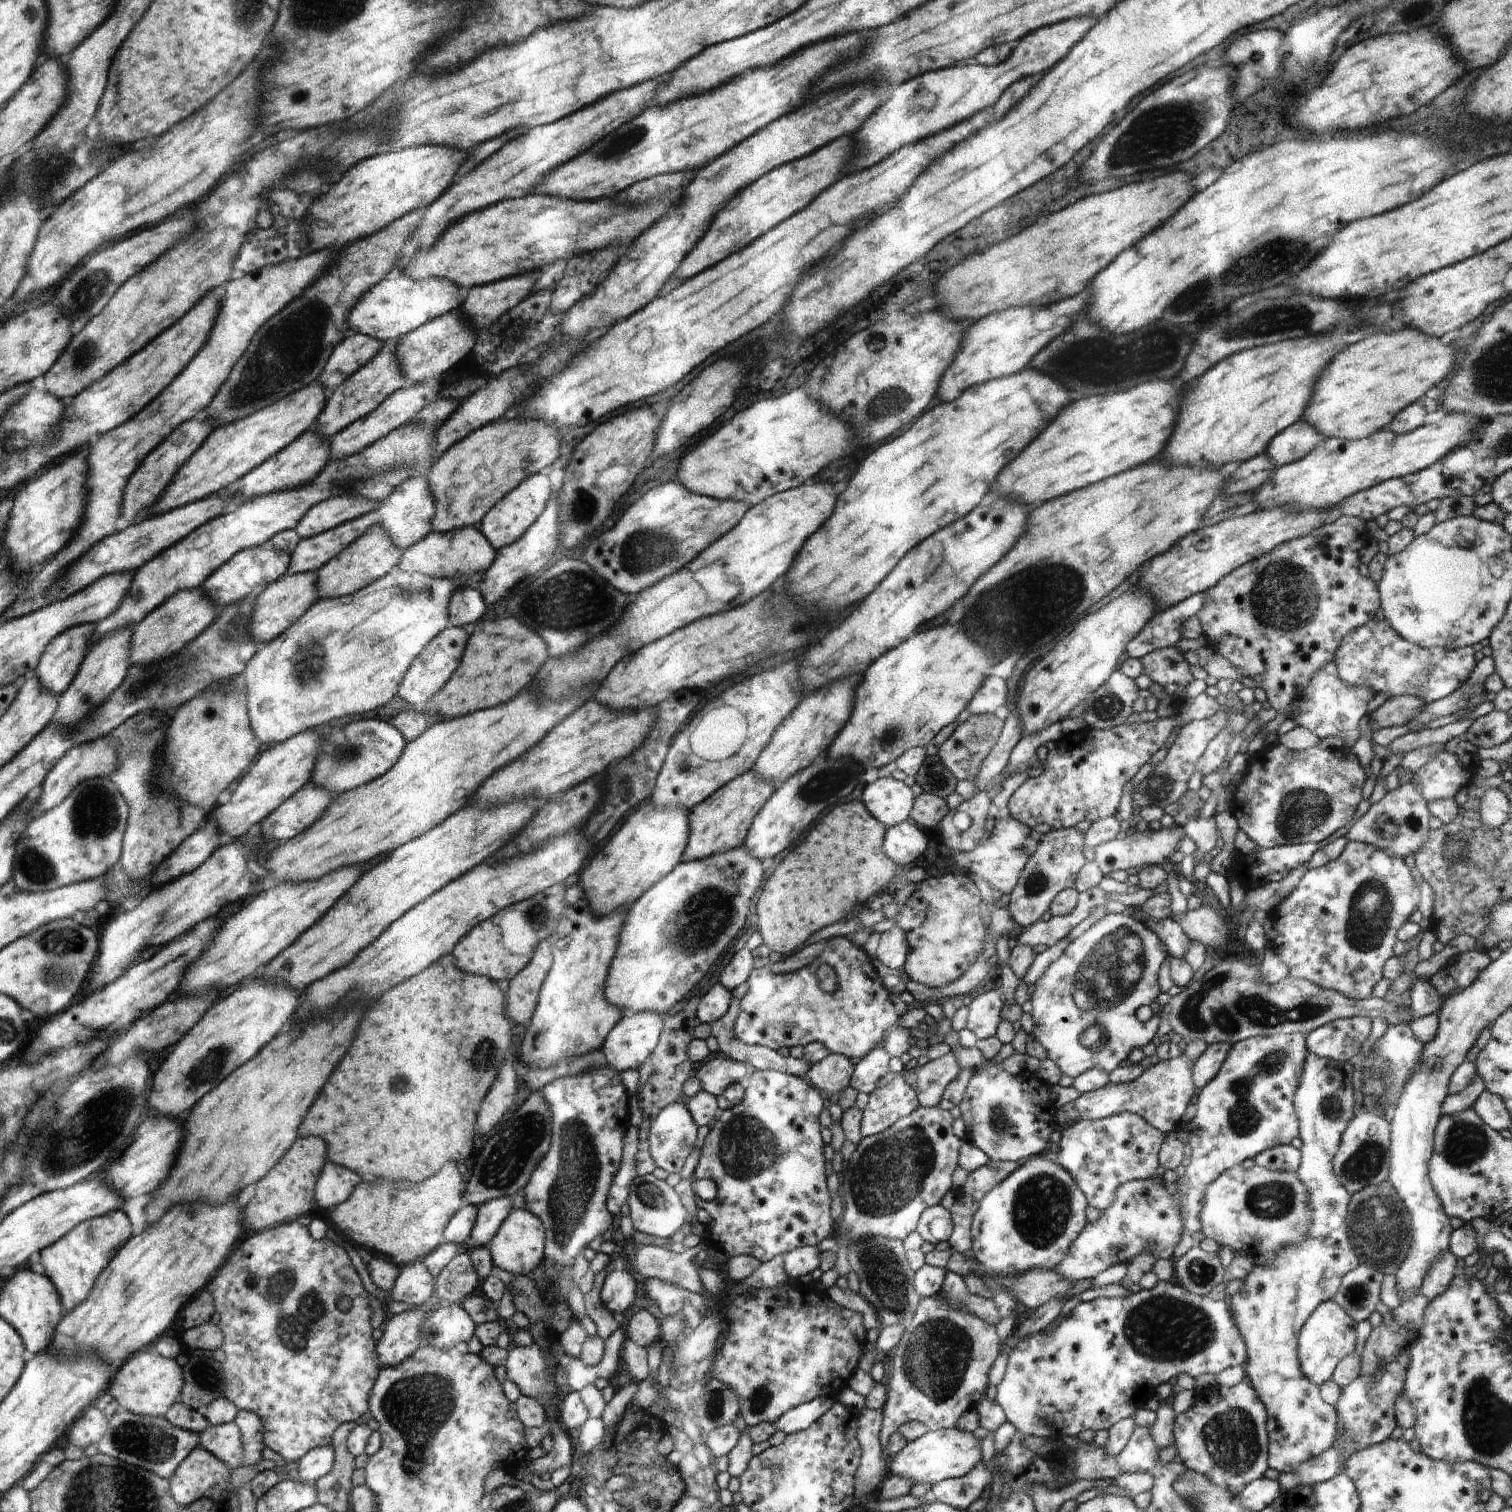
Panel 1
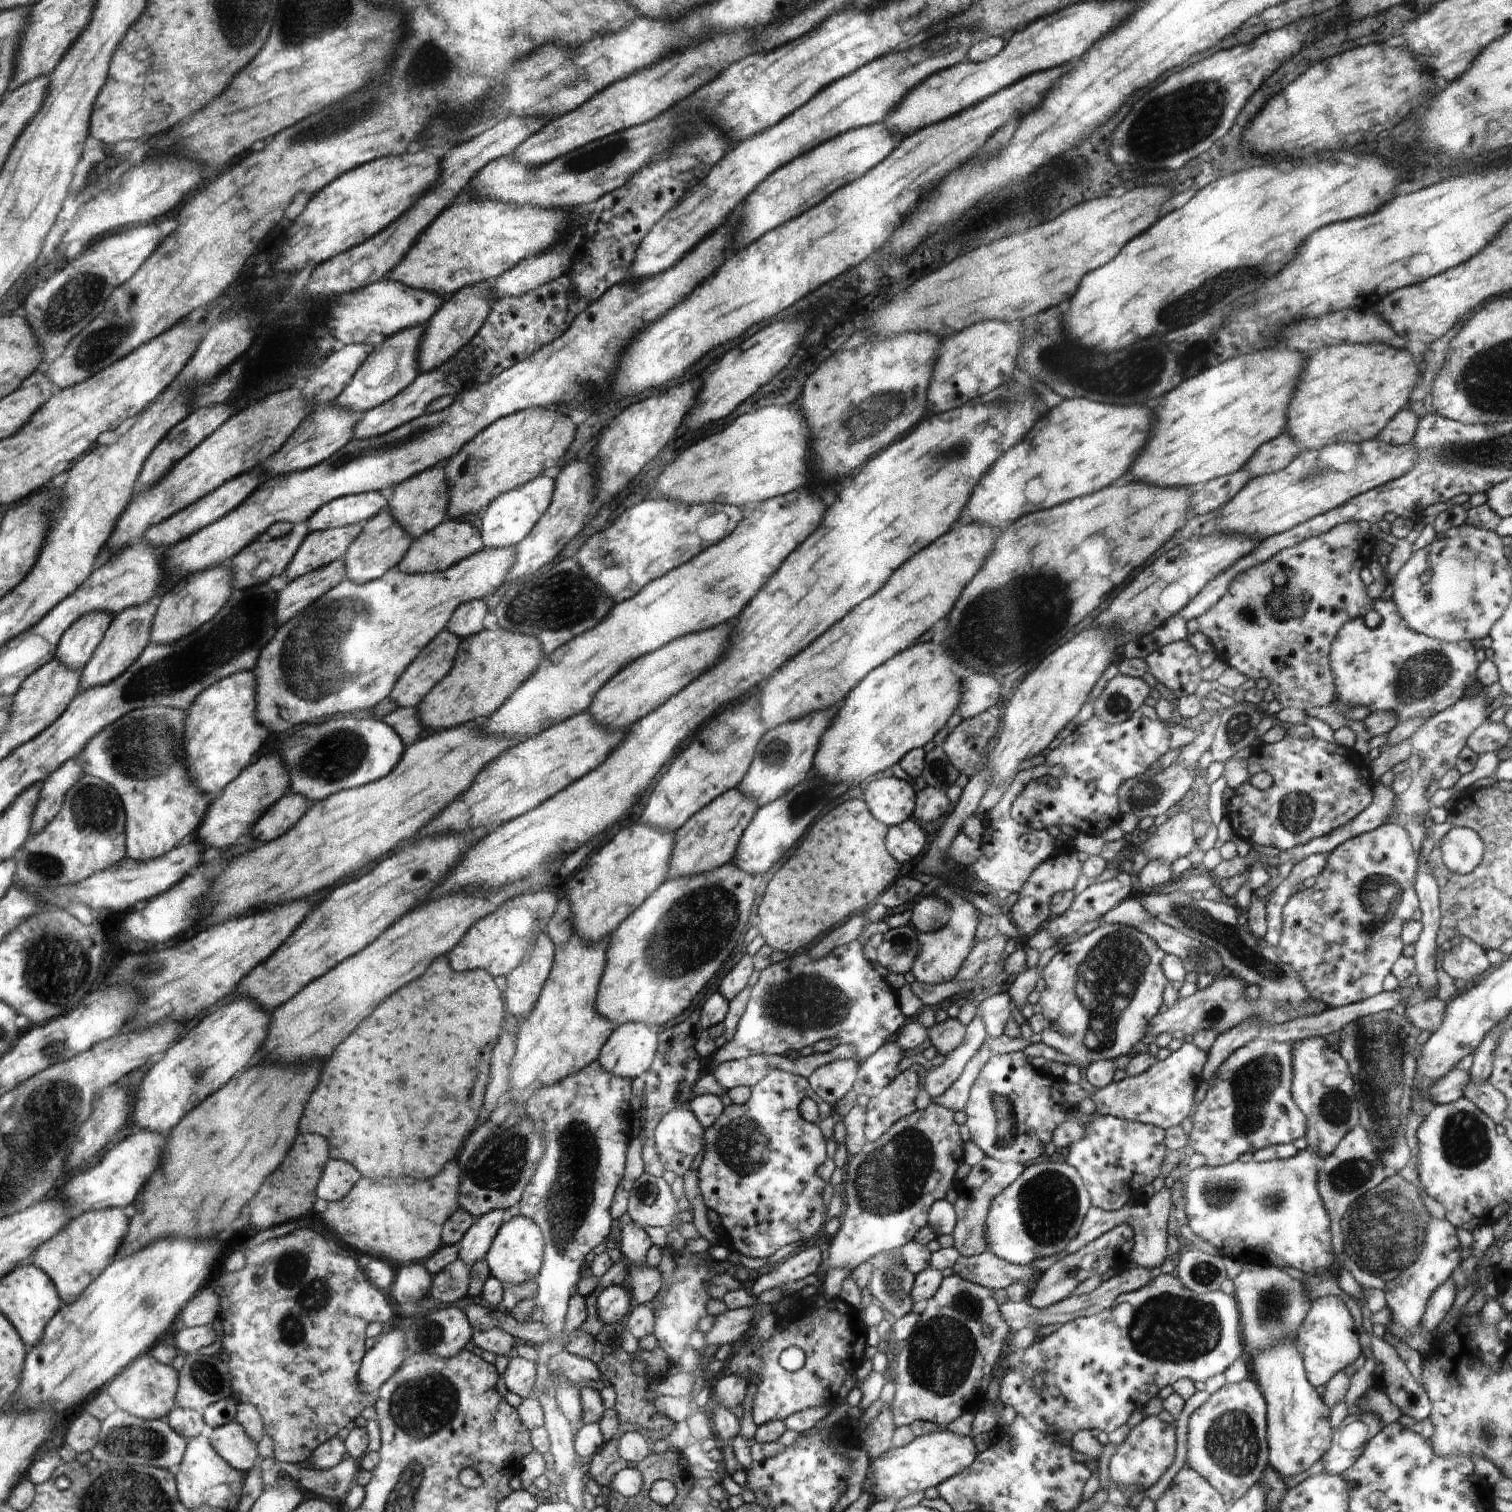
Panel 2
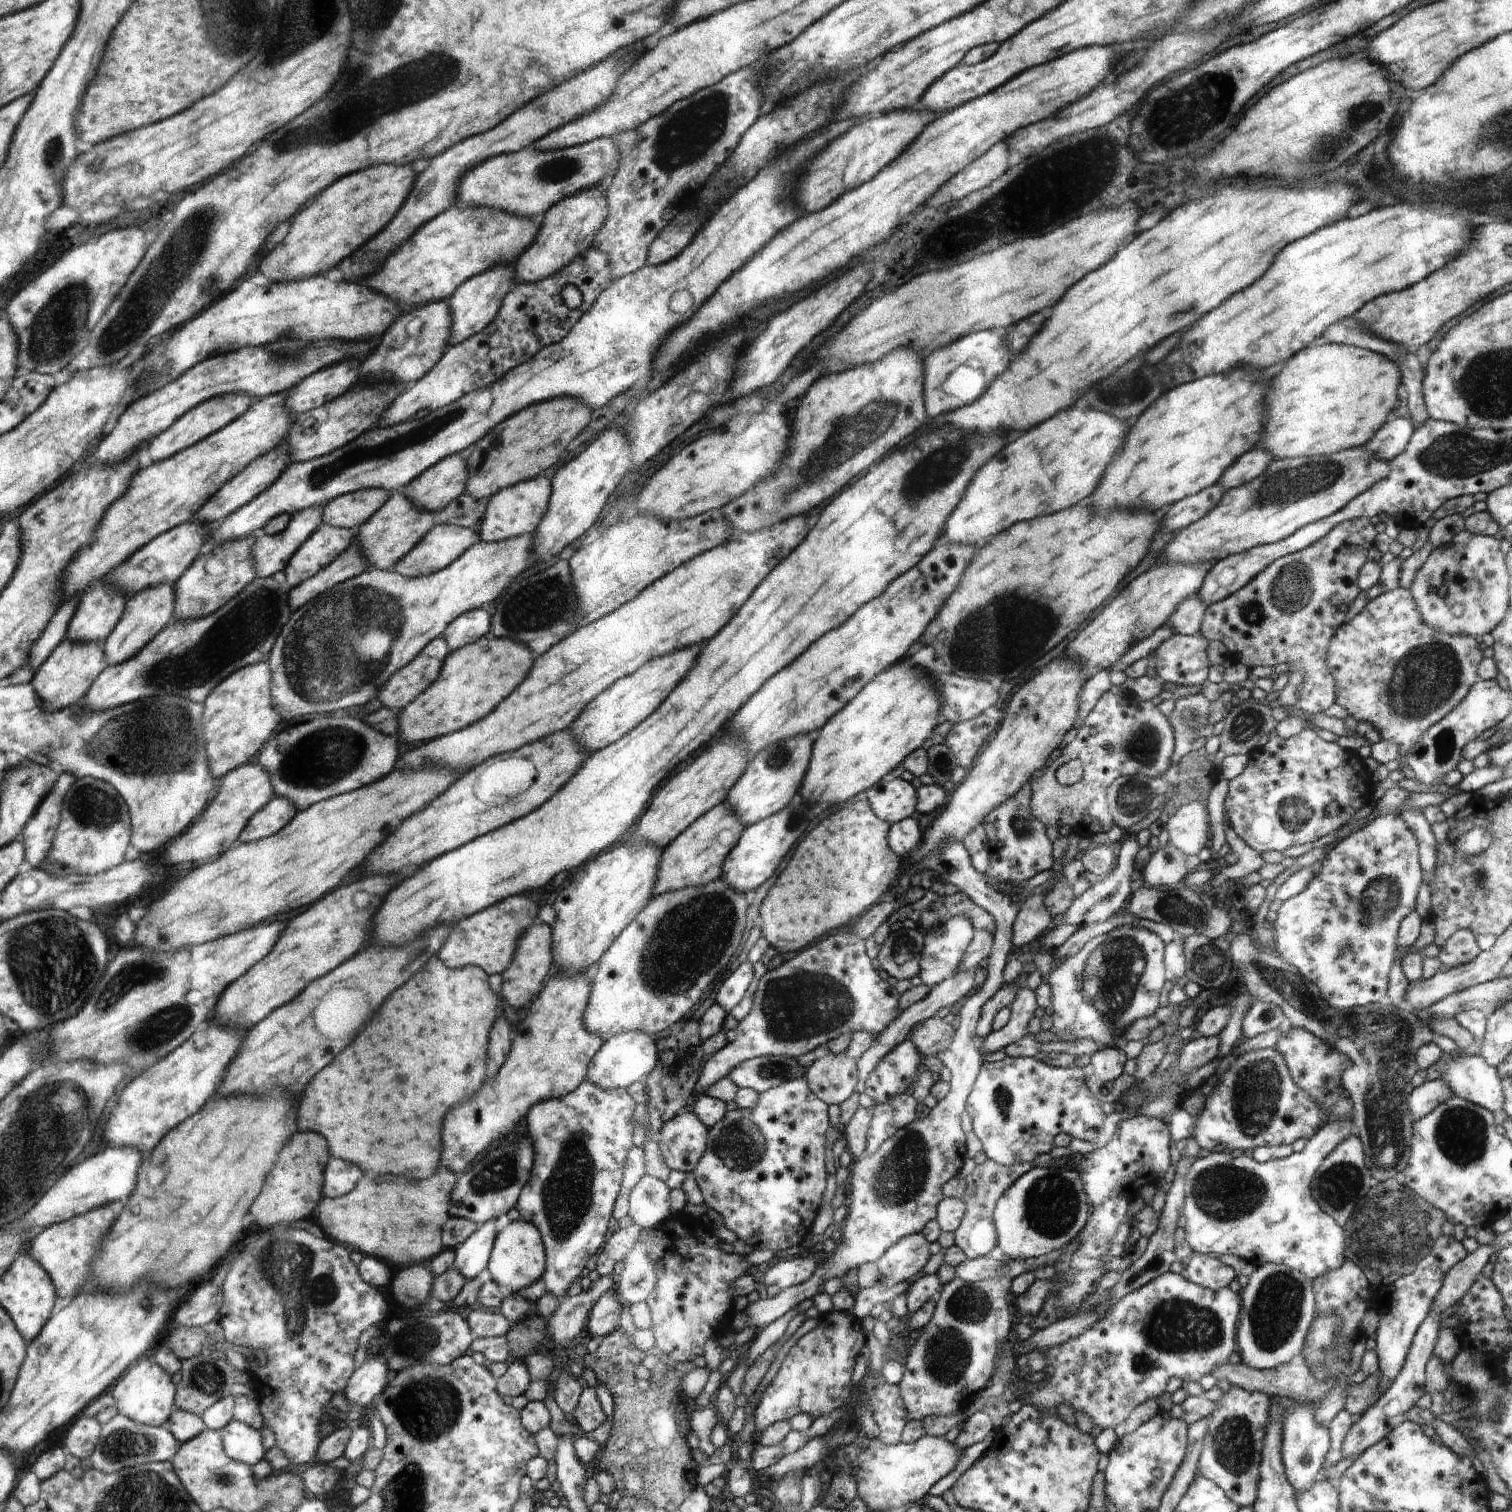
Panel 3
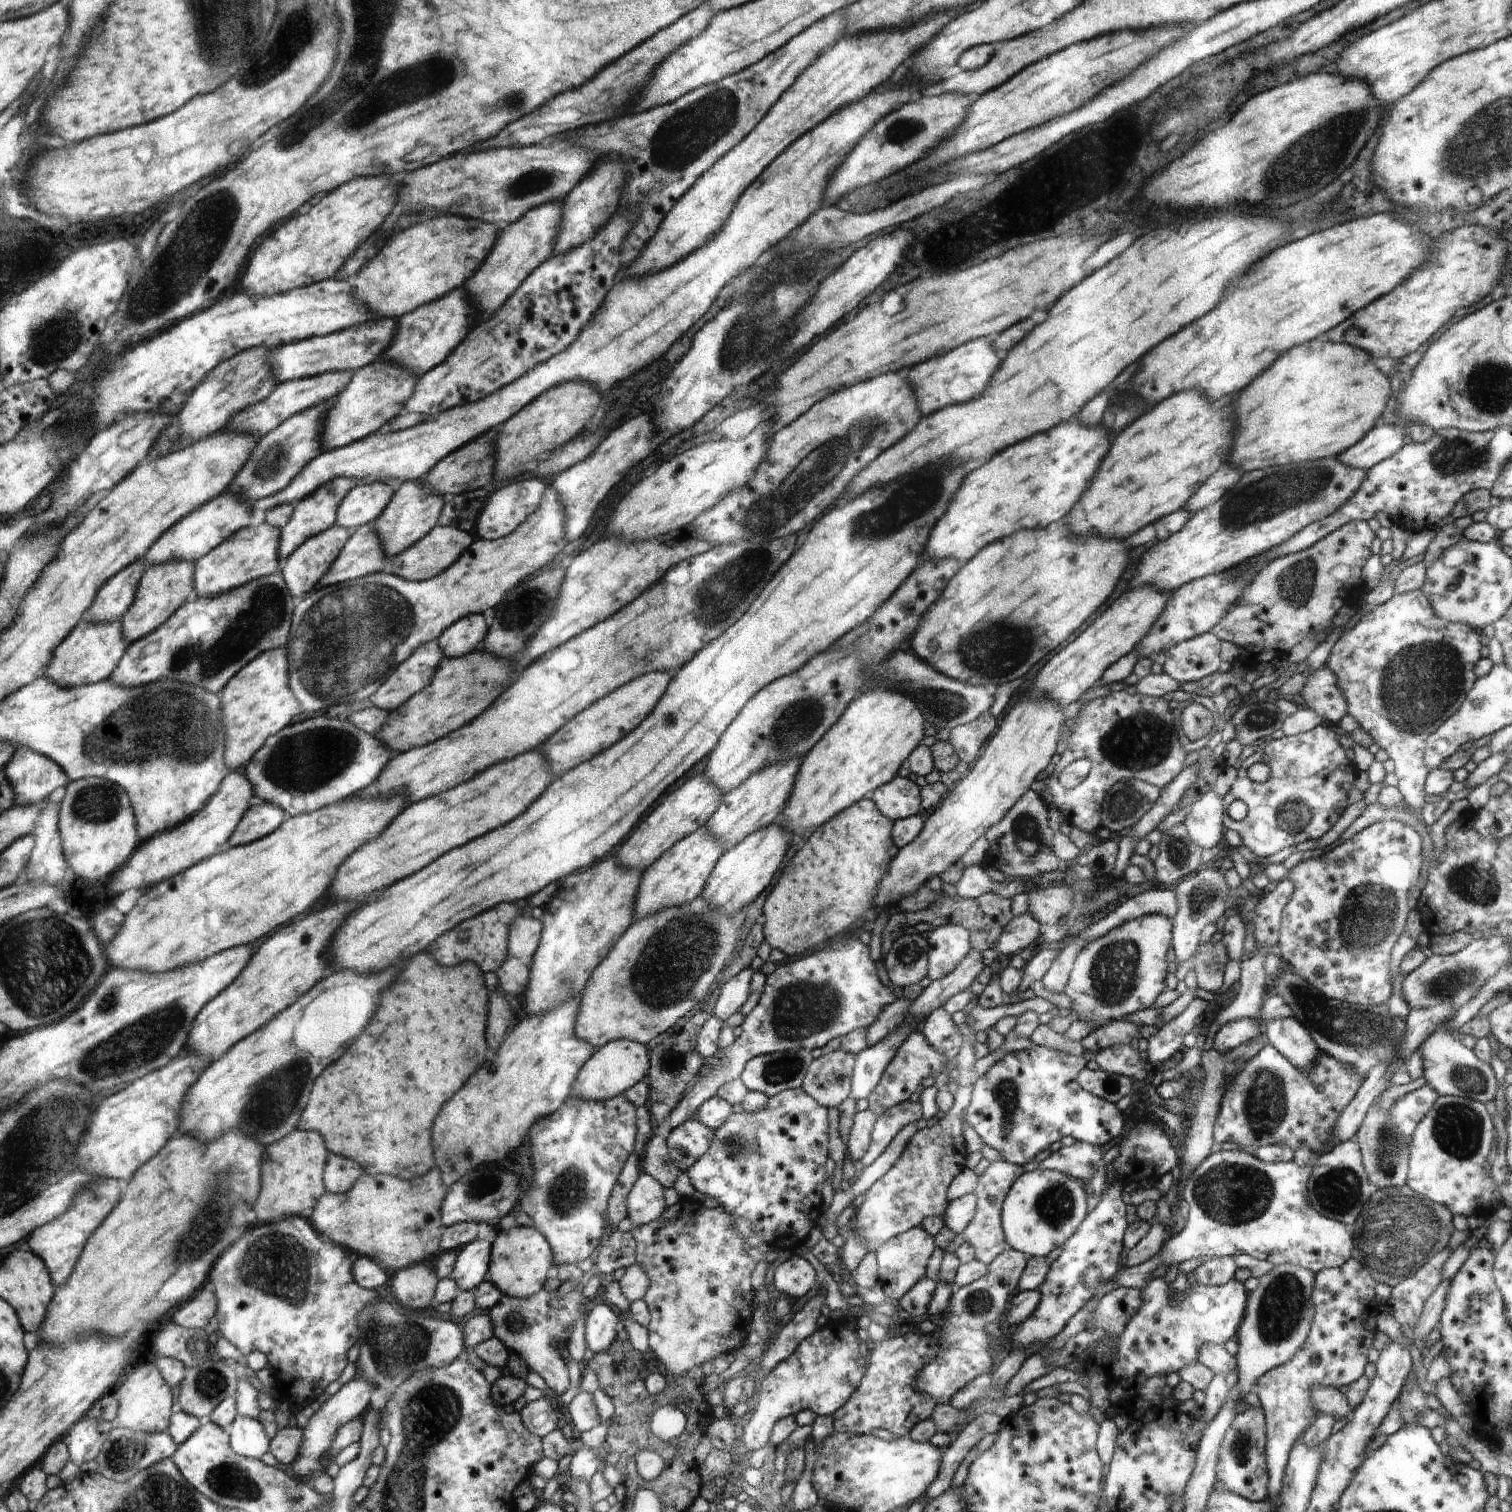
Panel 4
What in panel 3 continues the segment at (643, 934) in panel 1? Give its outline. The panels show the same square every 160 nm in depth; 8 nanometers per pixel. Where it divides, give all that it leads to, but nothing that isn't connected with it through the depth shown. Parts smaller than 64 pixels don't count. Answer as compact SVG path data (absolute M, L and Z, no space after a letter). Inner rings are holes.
M721 878L713 883L683 888L650 899L633 920L634 924L622 932L622 940L618 940L618 944L614 944L606 956L601 956L602 964L598 964L598 973L592 979L593 992L588 1010L585 1011L586 1028L599 1034L603 1041L619 1032L638 1031L654 1038L654 1034L670 1029L700 1000L704 988L718 976L722 968L726 968L728 960L734 956L744 936L746 910L746 896Z

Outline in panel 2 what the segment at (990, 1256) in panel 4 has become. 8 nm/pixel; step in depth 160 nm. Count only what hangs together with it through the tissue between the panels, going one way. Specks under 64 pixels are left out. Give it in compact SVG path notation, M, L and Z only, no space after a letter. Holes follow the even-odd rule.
M984 1157L978 1164L975 1164L966 1180L962 1194L957 1195L954 1204L957 1214L957 1223L953 1230L953 1247L965 1257L979 1255L987 1250L985 1239L985 1220L989 1211L989 1206L995 1196L1001 1193L1009 1184L1012 1184L1026 1170L1025 1164L1020 1162L998 1162L992 1157Z

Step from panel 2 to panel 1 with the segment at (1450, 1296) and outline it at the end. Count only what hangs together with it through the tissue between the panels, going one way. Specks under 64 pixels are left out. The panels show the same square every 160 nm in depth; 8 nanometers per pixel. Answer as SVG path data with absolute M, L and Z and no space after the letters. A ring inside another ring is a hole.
M1450 1252L1442 1254L1440 1260L1436 1264L1432 1264L1430 1272L1424 1276L1419 1294L1426 1296L1430 1301L1434 1300L1436 1296L1444 1294L1448 1290L1450 1282L1454 1280L1454 1276L1459 1274L1456 1261L1457 1259Z

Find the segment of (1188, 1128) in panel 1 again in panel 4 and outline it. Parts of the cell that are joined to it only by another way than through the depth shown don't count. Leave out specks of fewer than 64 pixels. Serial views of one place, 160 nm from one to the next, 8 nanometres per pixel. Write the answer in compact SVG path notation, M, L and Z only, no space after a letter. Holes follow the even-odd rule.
M1270 1044L1244 1063L1233 1077L1234 1082L1223 1091L1213 1125L1215 1142L1233 1142L1243 1149L1280 1145L1292 1151L1304 1145L1312 1153L1321 1154L1333 1148L1330 1136L1334 1124L1364 1080L1350 1066L1324 1052L1316 1064L1298 1068Z

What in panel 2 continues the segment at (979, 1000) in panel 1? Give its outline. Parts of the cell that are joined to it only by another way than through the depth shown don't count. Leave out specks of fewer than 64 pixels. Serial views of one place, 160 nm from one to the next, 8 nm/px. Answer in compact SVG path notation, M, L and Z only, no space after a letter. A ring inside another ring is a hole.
M1008 993L993 995L981 1002L977 1014L980 1013L988 1037L999 1037L1010 1020L1013 1002Z

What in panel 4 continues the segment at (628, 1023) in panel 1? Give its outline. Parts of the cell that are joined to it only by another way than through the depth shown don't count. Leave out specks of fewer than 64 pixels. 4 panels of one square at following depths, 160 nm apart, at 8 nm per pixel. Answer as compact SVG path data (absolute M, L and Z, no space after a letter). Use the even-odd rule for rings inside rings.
M627 1039L612 1040L594 1050L593 1057L574 1080L573 1091L570 1092L569 1098L590 1102L614 1099L614 1096L622 1095L624 1090L640 1082L646 1076L646 1070L648 1070L648 1052L640 1042Z

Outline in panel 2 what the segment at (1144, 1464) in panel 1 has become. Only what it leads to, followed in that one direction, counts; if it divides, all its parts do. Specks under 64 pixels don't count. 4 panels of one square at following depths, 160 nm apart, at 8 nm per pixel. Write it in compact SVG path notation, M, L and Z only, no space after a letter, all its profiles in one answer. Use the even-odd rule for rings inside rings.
M1148 1415L1133 1427L1110 1459L1109 1476L1118 1487L1134 1493L1152 1488L1176 1458L1175 1428L1160 1421L1156 1415Z

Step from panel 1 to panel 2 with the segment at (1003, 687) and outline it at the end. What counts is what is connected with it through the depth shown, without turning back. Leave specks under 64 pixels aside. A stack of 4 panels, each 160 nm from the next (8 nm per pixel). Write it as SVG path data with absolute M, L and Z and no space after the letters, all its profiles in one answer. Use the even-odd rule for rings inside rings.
M970 672L969 677L961 679L961 685L961 702L956 712L963 719L972 718L998 703L1001 684L992 675Z

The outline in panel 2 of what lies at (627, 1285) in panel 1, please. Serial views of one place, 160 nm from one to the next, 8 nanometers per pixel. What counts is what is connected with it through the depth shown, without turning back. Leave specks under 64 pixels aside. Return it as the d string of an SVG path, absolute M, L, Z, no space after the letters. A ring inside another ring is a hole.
M614 1284L606 1287L597 1299L597 1313L605 1324L622 1320L630 1310L630 1296L626 1284Z

